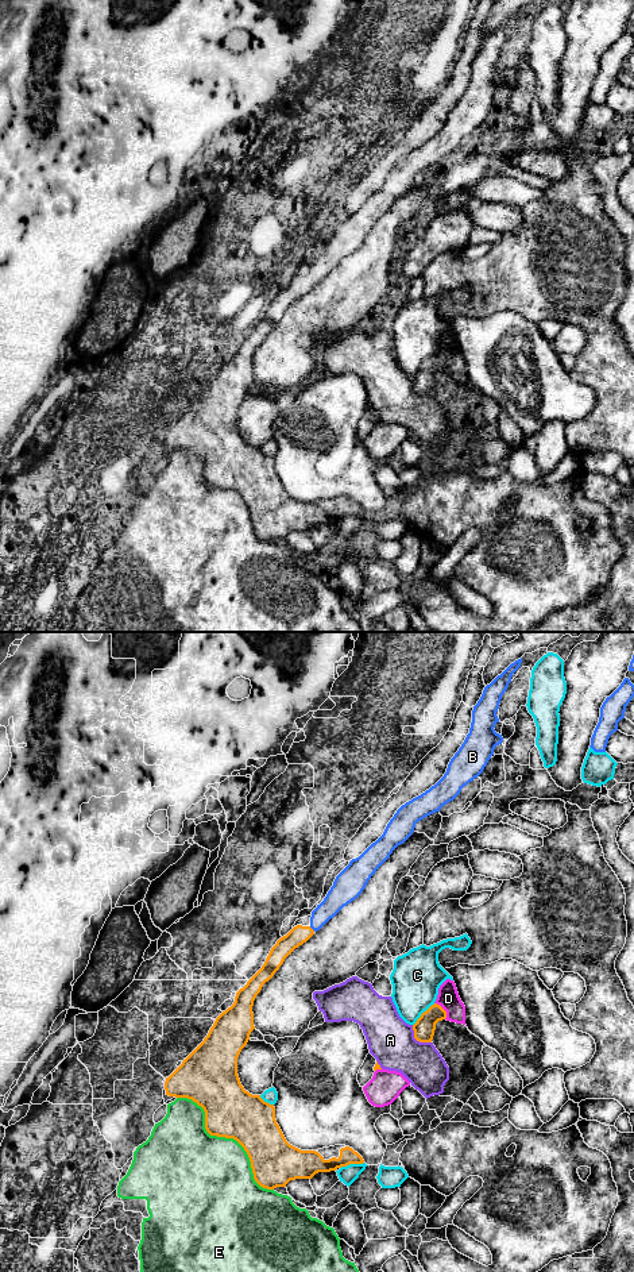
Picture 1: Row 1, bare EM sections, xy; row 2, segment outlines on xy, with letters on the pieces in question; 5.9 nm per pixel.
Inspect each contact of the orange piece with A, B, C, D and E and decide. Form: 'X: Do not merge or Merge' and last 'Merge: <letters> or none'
A: Do not merge
B: Merge
C: Do not merge
D: Do not merge
E: Do not merge
Merge: B

